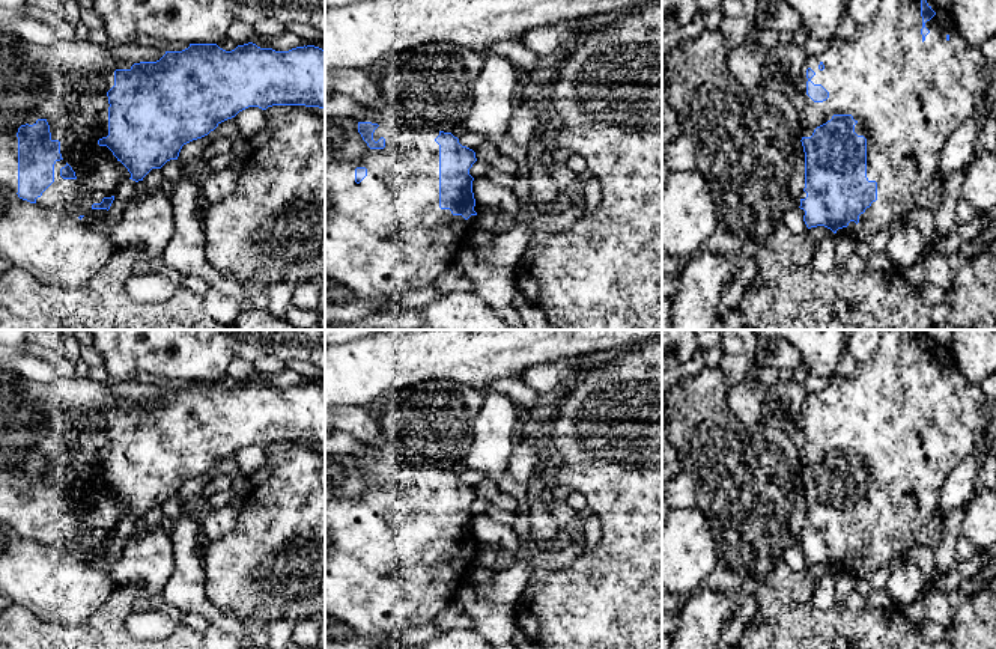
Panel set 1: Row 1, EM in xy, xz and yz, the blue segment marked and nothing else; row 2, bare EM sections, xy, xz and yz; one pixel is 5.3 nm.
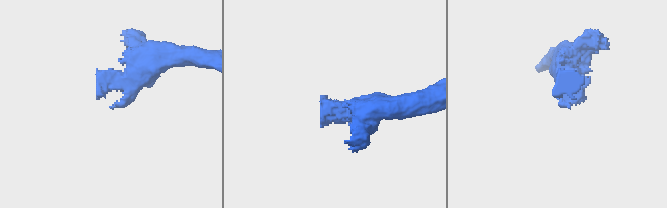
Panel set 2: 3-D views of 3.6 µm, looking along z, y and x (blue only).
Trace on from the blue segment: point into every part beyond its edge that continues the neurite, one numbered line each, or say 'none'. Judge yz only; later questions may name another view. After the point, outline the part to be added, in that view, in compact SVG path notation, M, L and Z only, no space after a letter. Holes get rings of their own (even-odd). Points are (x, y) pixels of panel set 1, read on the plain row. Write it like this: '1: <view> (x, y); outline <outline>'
1: yz (907, 434); outline M882 330L874 355L856 363L850 376L834 376L823 390L808 393L800 422L805 435L800 474L811 474L834 452L852 452L858 459L855 470L867 476L867 515L877 520L877 538L859 553L858 562L850 559L837 571L870 578L894 560L904 560L916 547L940 545L945 532L940 500L948 474L969 455L982 462L988 453L988 413L969 396L966 385L949 348L933 340L927 330ZM922 336L936 349L925 361ZM808 405L815 410L811 419L829 429L823 440L806 432Z

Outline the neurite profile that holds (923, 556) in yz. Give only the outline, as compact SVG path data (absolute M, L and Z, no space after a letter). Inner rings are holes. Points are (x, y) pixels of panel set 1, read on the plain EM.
M916 547L910 550L906 556L907 560L918 565L918 568L928 575L931 571L934 571L934 550L930 547Z

